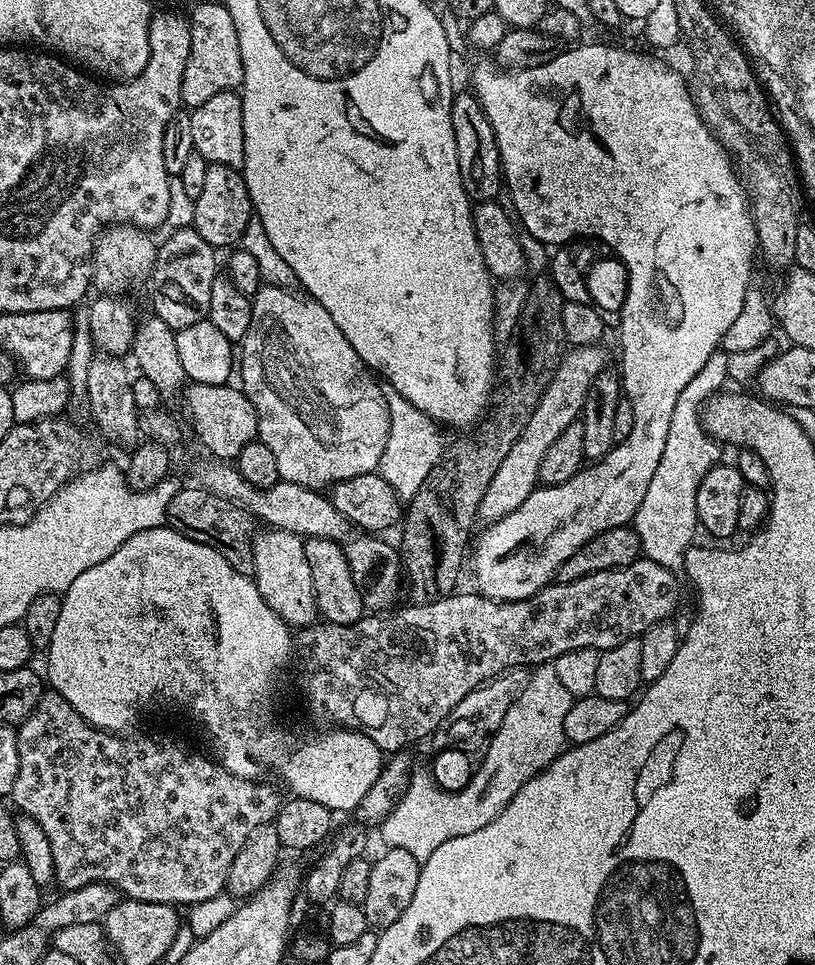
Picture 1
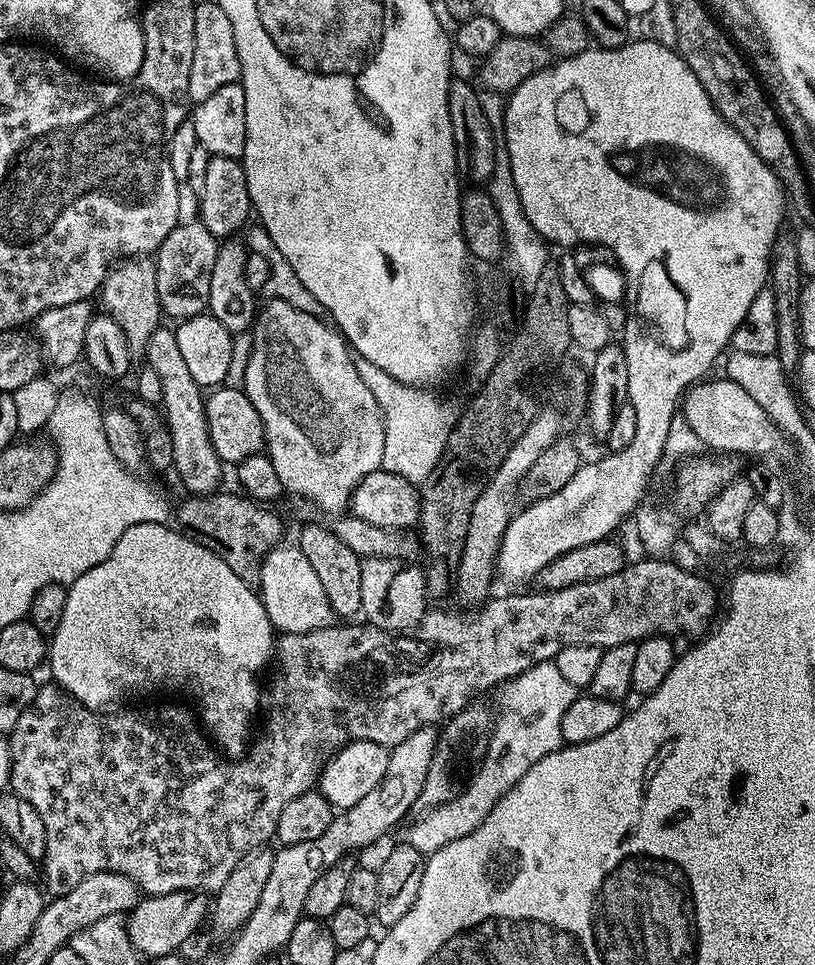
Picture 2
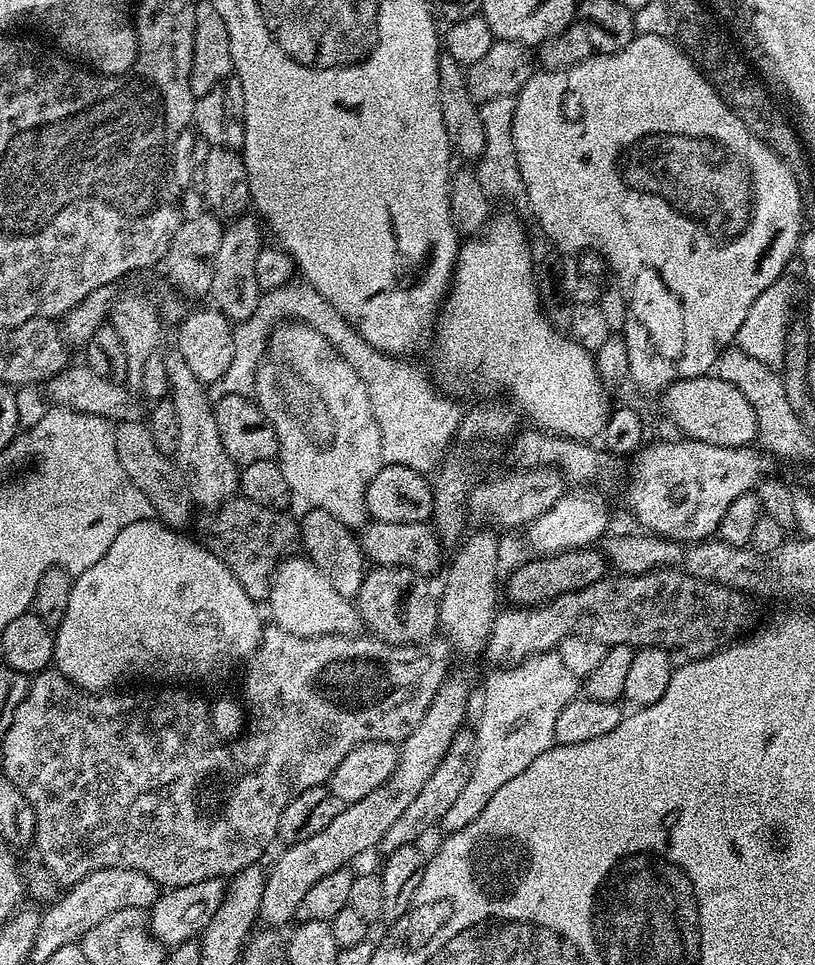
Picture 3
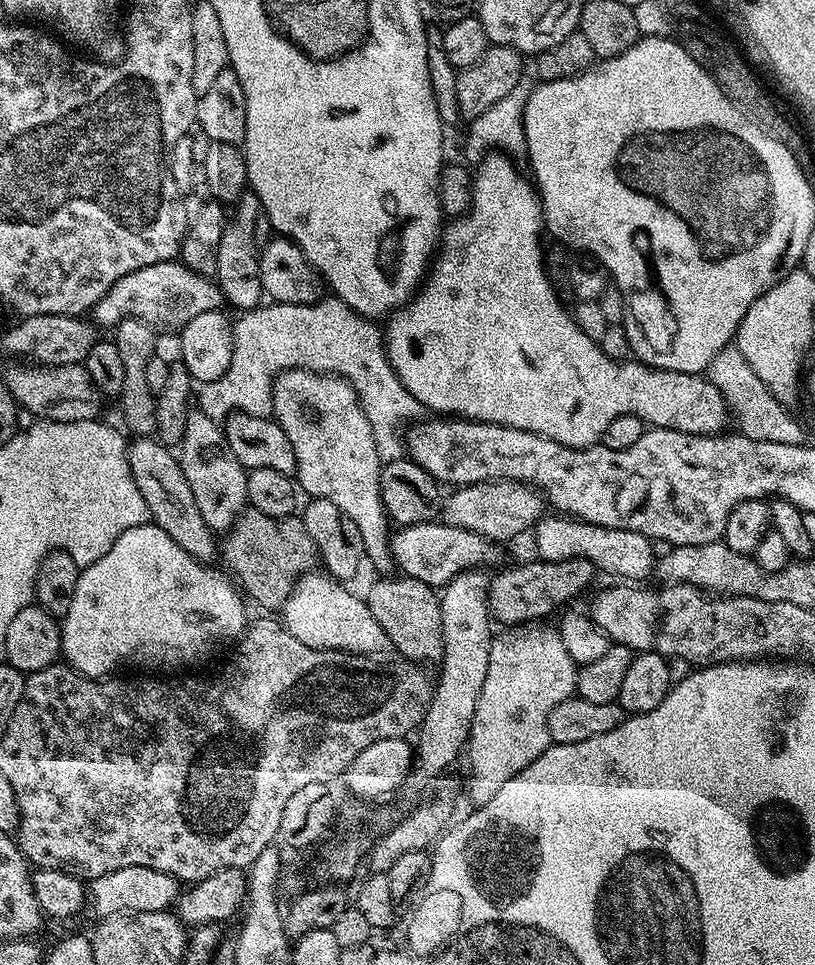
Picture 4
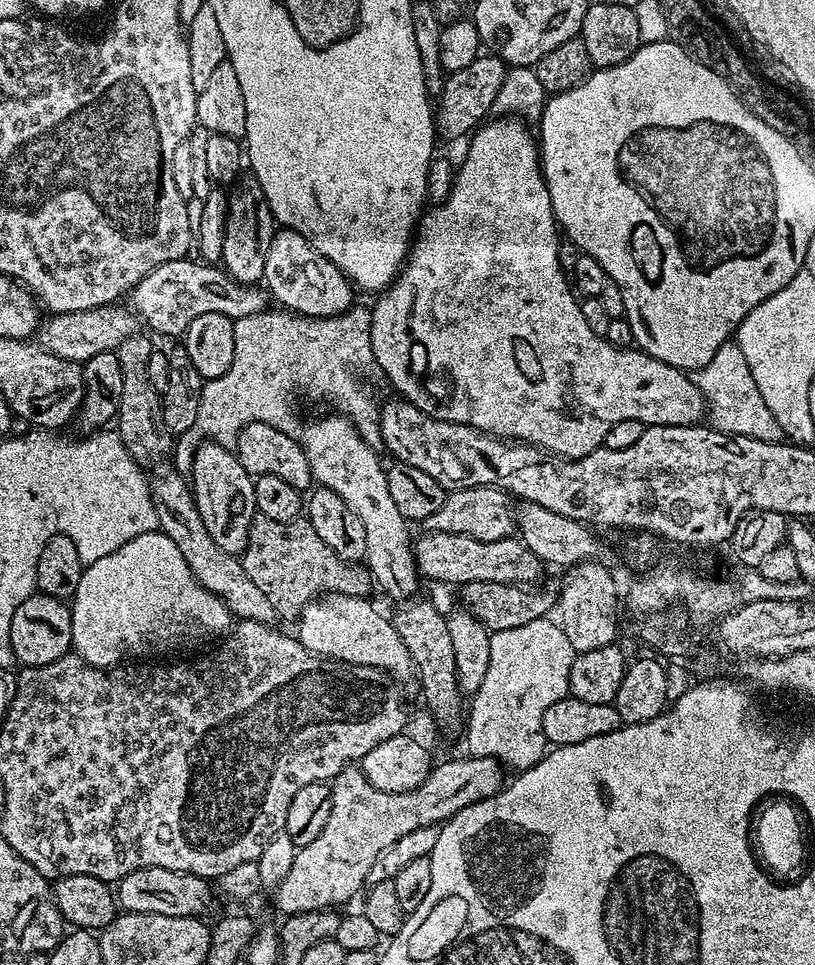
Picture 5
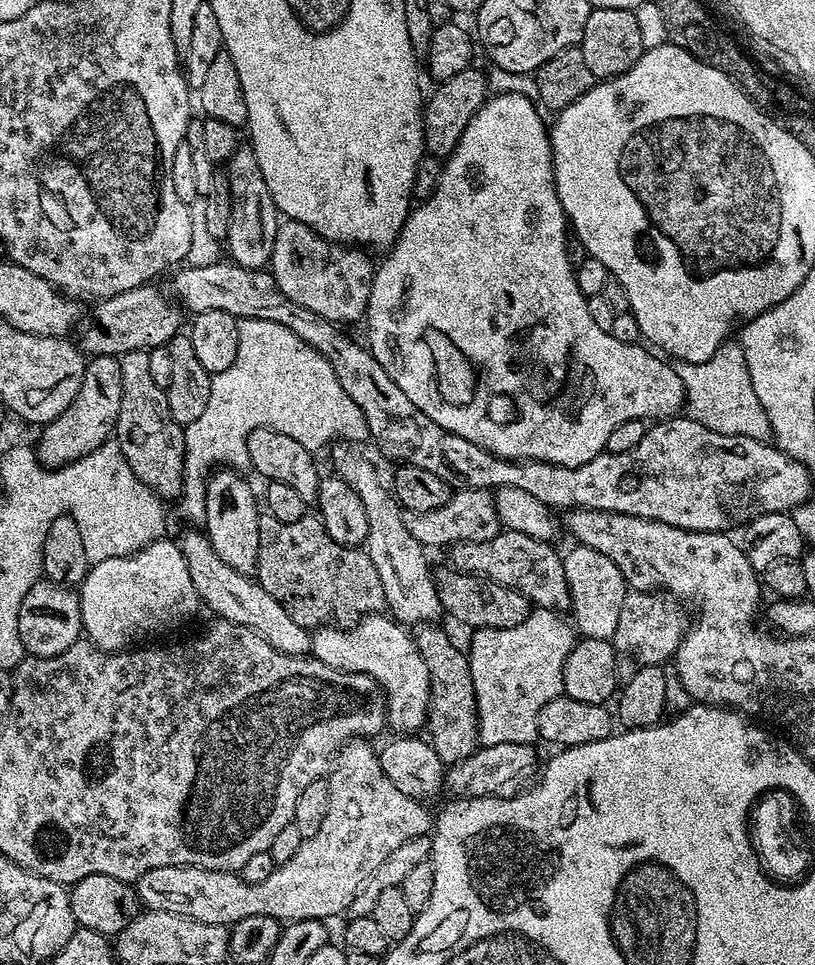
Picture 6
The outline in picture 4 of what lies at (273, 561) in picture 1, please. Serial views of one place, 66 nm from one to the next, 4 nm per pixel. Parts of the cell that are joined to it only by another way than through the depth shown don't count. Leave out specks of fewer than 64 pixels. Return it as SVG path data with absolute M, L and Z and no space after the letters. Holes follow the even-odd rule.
M320 570L300 577L282 609L285 628L306 642L311 648L331 648L342 652L355 652L357 656L375 657L389 647L388 635L378 626L378 618L370 614L368 601L363 595L355 596L347 583L333 580Z

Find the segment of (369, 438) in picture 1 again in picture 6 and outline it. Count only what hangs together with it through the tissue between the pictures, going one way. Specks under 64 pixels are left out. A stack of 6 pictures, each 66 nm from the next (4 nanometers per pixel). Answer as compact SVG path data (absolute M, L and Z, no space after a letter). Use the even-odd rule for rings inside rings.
M333 447L332 464L335 475L342 477L346 486L362 498L366 506L366 522L368 523L368 538L366 551L370 562L378 569L382 578L384 602L392 619L399 620L405 626L423 626L439 621L442 616L438 590L434 579L433 569L428 569L428 556L423 544L406 530L404 512L397 502L395 495L390 491L389 485L380 481L376 468L364 456L355 452L355 447Z

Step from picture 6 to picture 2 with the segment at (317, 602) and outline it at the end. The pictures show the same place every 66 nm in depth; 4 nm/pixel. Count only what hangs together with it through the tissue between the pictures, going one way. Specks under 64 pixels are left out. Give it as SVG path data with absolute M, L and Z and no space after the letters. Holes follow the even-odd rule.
M224 491L185 495L185 500L177 508L175 505L174 524L186 538L218 554L218 558L222 558L222 562L226 562L226 566L238 574L238 578L255 585L260 578L260 564L264 555L285 539L284 524L278 513L268 509L271 507L235 491Z

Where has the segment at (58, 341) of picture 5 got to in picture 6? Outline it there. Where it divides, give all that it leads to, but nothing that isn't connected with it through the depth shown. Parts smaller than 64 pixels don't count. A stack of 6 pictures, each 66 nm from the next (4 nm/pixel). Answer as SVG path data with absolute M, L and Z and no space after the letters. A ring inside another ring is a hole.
M146 283L141 288L126 290L122 294L114 294L110 298L99 301L95 305L96 313L92 316L96 324L83 325L84 333L81 334L80 340L78 339L80 351L89 357L115 356L119 358L125 352L134 350L148 352L153 348L165 347L168 341L181 331L181 309L175 303L168 304L169 297L167 295L164 297L158 289L152 287L156 286Z

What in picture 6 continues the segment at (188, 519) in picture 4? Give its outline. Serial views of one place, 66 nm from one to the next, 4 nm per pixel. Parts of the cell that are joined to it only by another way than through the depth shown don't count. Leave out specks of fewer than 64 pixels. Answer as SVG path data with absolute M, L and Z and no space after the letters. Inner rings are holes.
M200 530L184 532L178 536L180 552L186 558L186 566L190 570L190 582L194 582L194 590L198 590L198 598L205 609L213 612L213 617L229 620L238 626L246 626L254 630L274 650L291 656L306 656L312 650L312 632L302 627L278 602L278 598L270 598L266 590L252 576L238 574L227 562L222 562L218 554L210 546L207 535Z

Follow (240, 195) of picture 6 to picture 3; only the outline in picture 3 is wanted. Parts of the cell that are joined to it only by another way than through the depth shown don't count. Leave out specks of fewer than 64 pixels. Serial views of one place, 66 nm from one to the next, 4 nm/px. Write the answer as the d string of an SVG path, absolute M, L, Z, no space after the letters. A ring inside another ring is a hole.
M252 214L238 216L224 224L222 242L214 257L214 282L210 300L216 311L222 313L227 320L239 322L250 318L250 314L258 310L262 289L256 277L256 263L261 248L266 244L263 235L265 233L262 231L261 221Z

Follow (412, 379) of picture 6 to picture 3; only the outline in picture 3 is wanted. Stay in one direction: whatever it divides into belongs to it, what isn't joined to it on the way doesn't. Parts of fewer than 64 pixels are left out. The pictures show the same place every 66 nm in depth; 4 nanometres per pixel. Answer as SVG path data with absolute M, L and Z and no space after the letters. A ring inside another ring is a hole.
M504 212L501 216L493 215L489 219L483 232L469 236L456 249L456 264L452 267L452 282L448 286L448 295L444 297L444 303L440 306L440 311L436 317L434 325L434 337L436 341L432 344L432 368L436 371L435 379L441 380L444 384L449 384L452 388L460 388L464 383L472 384L477 380L484 388L489 388L492 392L500 392L505 388L512 397L511 403L515 405L521 413L524 412L529 416L531 423L537 429L543 430L554 436L567 436L570 440L579 440L581 442L592 442L603 433L606 422L608 421L608 413L610 411L610 403L608 404L608 396L604 380L598 374L596 362L593 353L587 352L582 345L572 339L571 335L559 332L546 317L540 313L540 296L541 289L538 287L538 272L534 267L534 255L530 247L530 236L524 233L524 224L516 216ZM715 374L676 380L662 393L664 412L668 420L677 428L677 433L698 442L710 442L714 446L734 446L743 448L757 439L754 406L746 402L742 390L730 386Z

